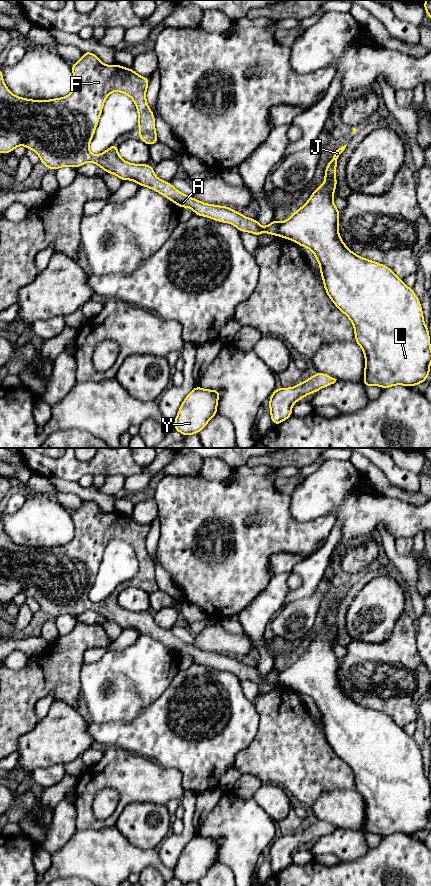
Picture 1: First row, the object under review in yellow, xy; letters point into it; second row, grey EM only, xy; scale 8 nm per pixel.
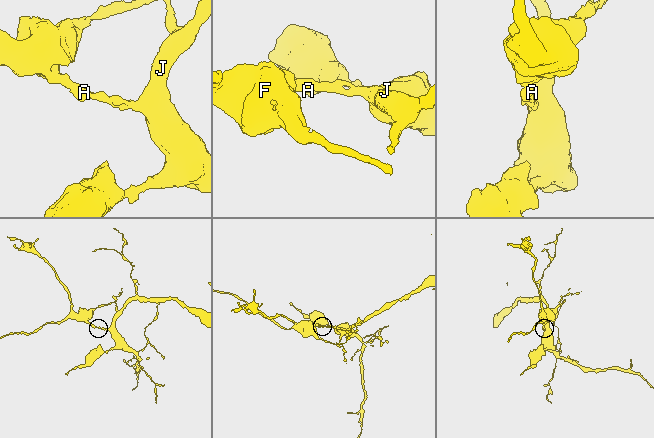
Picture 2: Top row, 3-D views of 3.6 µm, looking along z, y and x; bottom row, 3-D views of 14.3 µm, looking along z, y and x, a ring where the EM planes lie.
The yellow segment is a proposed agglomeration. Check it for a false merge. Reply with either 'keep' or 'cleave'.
cleave

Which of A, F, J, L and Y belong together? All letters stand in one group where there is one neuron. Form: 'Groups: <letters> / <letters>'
Groups: A F / J L Y

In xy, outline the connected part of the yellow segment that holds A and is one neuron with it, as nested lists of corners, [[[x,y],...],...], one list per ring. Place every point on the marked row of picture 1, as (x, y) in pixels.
[[[85,51],[80,60],[71,66],[74,75],[74,89],[66,97],[51,100],[32,100],[15,96],[4,84],[0,67],[0,153],[7,154],[19,145],[34,150],[45,167],[57,170],[63,166],[78,168],[92,162],[100,166],[104,172],[119,177],[122,181],[132,180],[139,186],[148,187],[180,208],[189,207],[195,215],[208,217],[222,223],[230,223],[240,232],[251,232],[257,237],[262,232],[278,235],[280,222],[273,220],[269,225],[261,227],[257,219],[250,219],[230,207],[203,203],[176,190],[170,182],[156,177],[154,168],[149,164],[133,164],[124,161],[118,154],[118,145],[113,144],[101,154],[93,155],[89,145],[98,125],[106,98],[114,91],[128,95],[135,103],[138,111],[139,140],[151,146],[158,142],[155,130],[155,117],[146,101],[146,90],[149,77],[138,75],[132,68],[118,64],[104,65],[96,54]]]

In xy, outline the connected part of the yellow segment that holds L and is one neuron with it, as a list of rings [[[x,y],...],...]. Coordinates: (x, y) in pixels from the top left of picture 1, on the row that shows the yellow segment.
[[[347,144],[335,151],[333,160],[327,162],[324,172],[325,182],[310,196],[309,200],[286,221],[279,223],[278,236],[296,242],[310,249],[320,265],[320,275],[328,297],[344,313],[354,326],[355,342],[362,348],[365,356],[363,385],[380,386],[383,389],[394,385],[413,387],[427,380],[431,373],[431,345],[428,326],[424,323],[421,303],[412,288],[387,266],[368,260],[353,253],[340,237],[338,230],[339,209],[333,202],[337,186],[336,167],[339,155]]]

